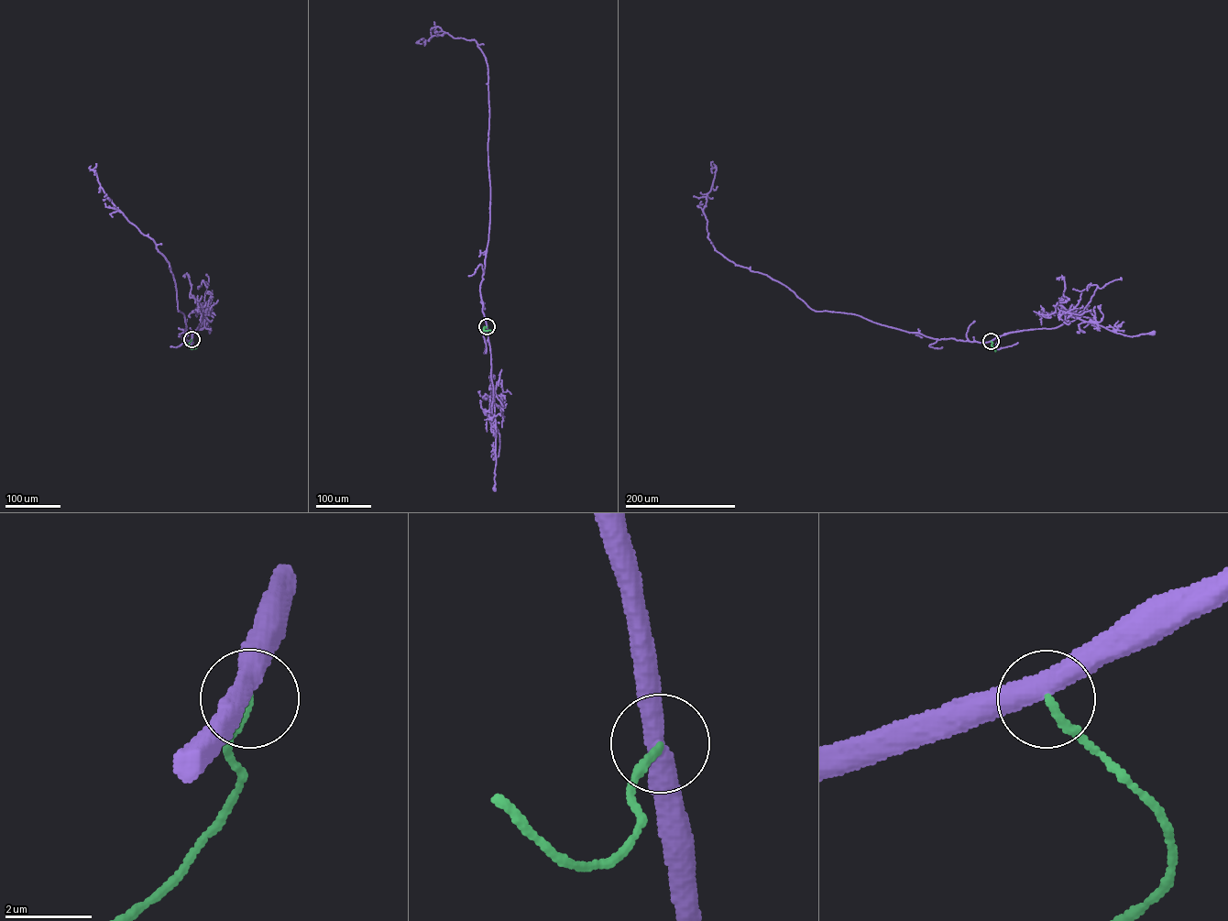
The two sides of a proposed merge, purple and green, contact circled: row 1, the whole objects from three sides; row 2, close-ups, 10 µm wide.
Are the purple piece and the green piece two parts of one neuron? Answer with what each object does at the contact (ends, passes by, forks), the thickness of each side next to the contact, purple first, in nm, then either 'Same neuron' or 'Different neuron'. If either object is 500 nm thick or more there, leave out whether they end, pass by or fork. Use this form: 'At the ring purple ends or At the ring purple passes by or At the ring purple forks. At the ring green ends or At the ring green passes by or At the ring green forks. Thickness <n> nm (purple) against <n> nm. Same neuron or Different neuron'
At the ring purple passes by. At the ring green ends. Thickness 440 nm (purple) against 160 nm. Different neuron

